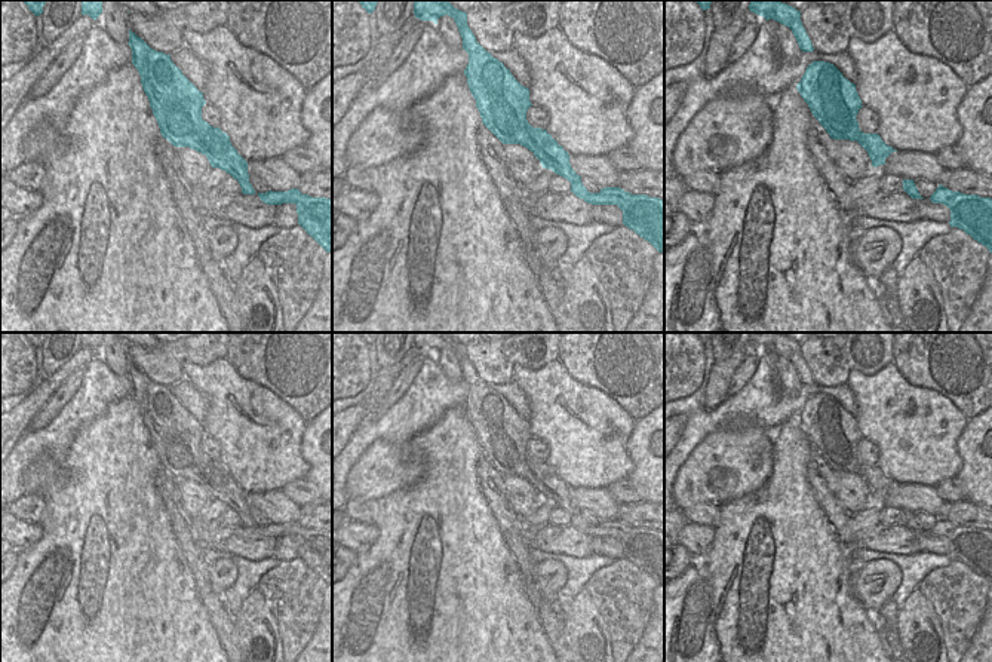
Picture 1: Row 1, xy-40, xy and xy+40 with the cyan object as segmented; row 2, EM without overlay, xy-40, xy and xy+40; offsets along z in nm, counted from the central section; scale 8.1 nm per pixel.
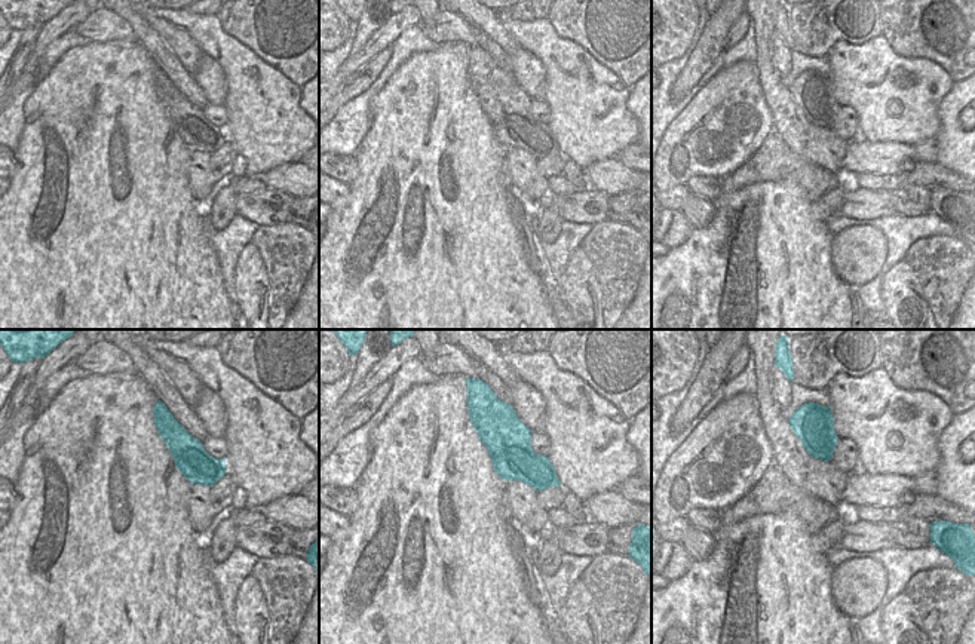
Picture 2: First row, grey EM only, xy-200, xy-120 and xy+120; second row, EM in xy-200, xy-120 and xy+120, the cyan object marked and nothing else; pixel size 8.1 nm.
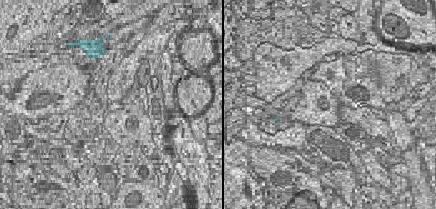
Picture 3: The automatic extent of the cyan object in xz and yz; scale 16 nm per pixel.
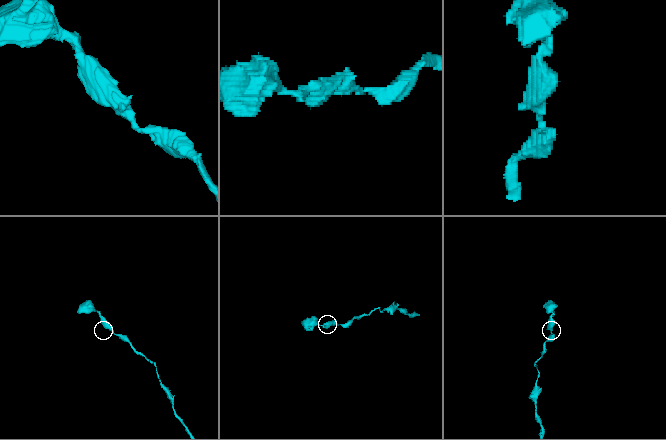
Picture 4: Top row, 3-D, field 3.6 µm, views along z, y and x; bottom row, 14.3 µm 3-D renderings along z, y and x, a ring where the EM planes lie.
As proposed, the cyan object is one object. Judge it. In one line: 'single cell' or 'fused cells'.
single cell

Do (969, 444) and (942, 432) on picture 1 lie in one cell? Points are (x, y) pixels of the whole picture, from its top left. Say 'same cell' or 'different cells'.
different cells

